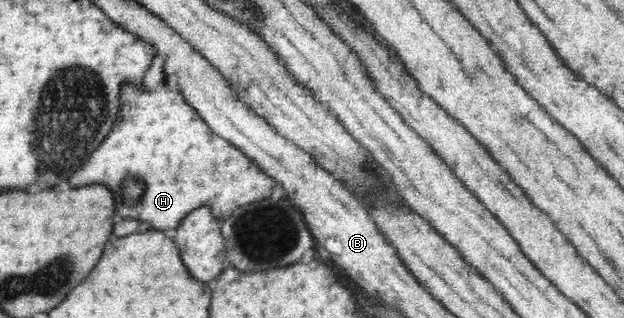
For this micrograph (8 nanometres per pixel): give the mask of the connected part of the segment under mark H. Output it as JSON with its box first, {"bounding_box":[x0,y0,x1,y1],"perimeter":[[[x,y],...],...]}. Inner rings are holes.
{"bounding_box":[70,82,278,231],"perimeter":[[[132,82],[123,86],[120,94],[122,112],[112,134],[108,134],[96,154],[92,154],[92,160],[86,162],[70,178],[72,186],[86,186],[96,182],[110,186],[116,196],[120,218],[126,216],[126,219],[142,221],[147,229],[164,231],[177,228],[183,218],[196,207],[211,206],[216,218],[224,220],[244,204],[267,199],[278,186],[276,178],[267,176],[258,163],[248,157],[240,147],[232,145],[219,134],[212,134],[211,126],[186,101],[182,91],[170,90],[166,82],[155,90],[144,90]],[[126,180],[128,184],[130,180],[140,182],[144,190],[140,190],[140,194],[136,196],[132,190],[126,188]]]}

